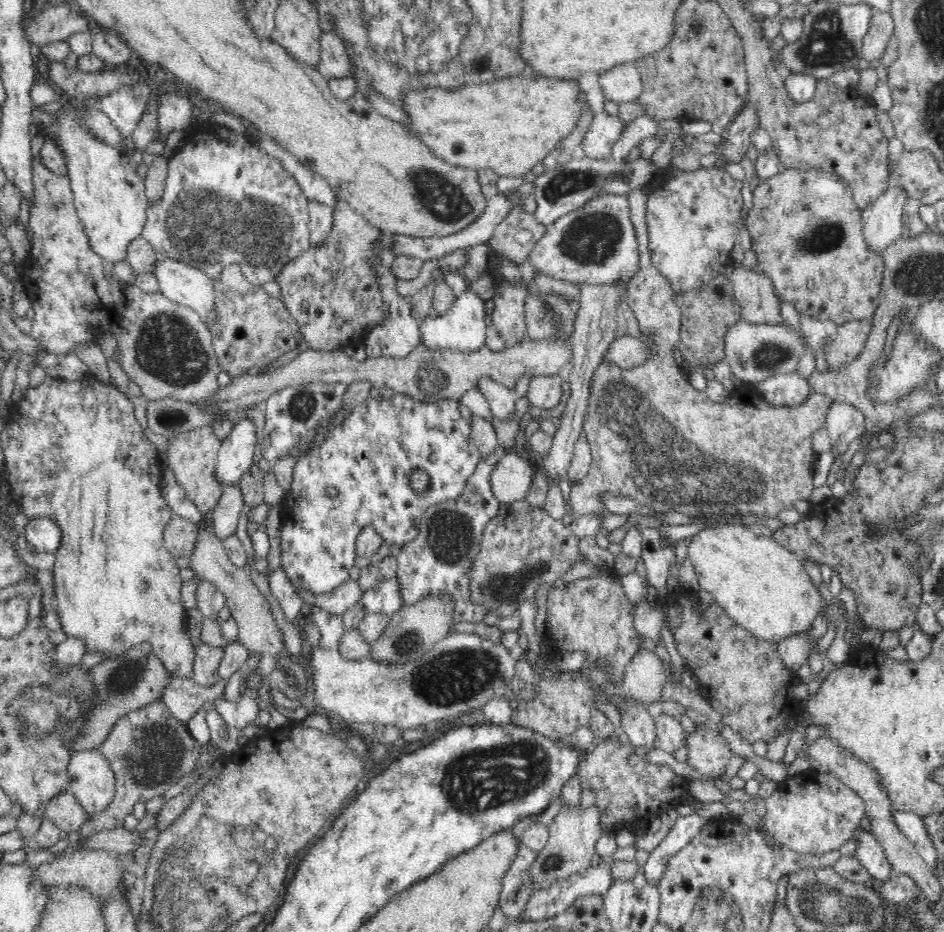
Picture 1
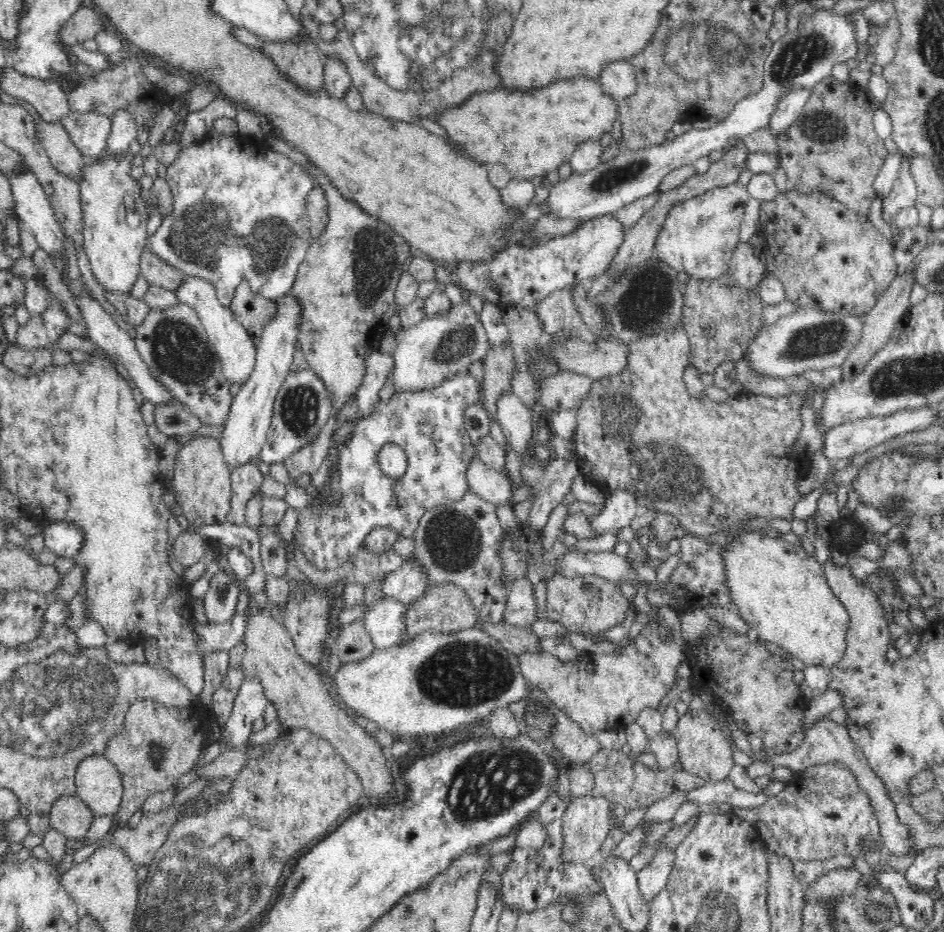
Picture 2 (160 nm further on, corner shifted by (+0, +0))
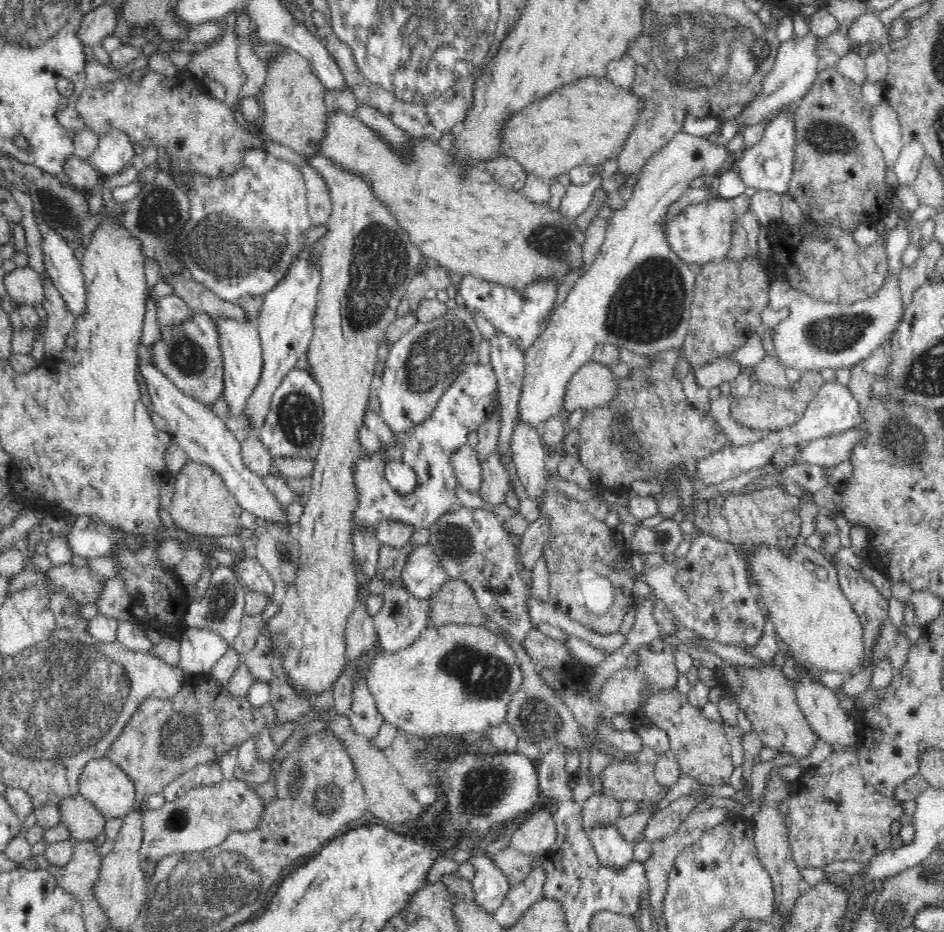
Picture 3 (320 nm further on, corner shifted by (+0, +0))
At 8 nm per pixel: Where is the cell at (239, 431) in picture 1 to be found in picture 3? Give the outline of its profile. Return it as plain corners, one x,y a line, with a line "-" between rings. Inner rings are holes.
326,224
314,225
307,232
306,241
299,252
298,260
287,270
286,276
279,281
277,288
263,295
263,308
256,322
259,330
262,358
261,378
258,387
248,398
243,415
251,420
251,426
261,427
266,420
270,403
274,392
282,384
282,380
296,366
300,356
306,353
314,332
314,316
317,304
317,295
322,283
319,268
311,264
311,253
315,248
315,242
320,241
326,235

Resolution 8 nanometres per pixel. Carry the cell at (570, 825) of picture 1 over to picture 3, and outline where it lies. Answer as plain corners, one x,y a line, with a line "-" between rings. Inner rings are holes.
602,793
594,794
579,805
583,808
582,827
586,832
590,832
594,825
614,825
620,817
621,804

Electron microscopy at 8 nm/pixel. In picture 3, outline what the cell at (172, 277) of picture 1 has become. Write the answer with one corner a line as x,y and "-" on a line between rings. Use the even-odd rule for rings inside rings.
214,319
217,324
218,343
222,351
224,392
222,400
227,402
230,417
244,412
248,398
258,387
262,364
262,347
256,323
238,322
234,319

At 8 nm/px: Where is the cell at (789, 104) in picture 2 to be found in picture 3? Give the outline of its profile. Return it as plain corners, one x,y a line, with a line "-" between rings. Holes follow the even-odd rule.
786,107
774,113
768,120
764,136
758,144
741,152
734,159
737,170
745,186
756,190
769,190
779,195
788,192
794,164
795,121
794,110

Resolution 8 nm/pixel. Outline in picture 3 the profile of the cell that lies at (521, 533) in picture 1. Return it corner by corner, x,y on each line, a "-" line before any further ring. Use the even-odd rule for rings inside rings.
703,533
688,543
687,555
678,558
667,558
661,567
645,567
644,576
634,572
634,580
646,582
654,591
656,598
664,601
666,606
675,614
682,628
690,629
708,640
721,642
741,648
754,648
758,644
763,630
766,628
764,619
764,603
758,601
756,592
750,586
747,575
747,565
735,543
718,540
709,533

